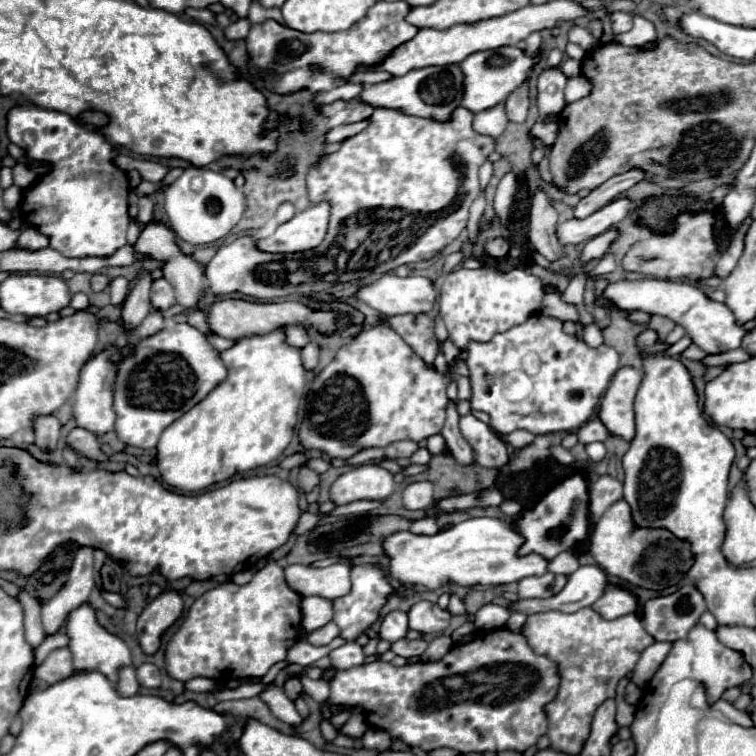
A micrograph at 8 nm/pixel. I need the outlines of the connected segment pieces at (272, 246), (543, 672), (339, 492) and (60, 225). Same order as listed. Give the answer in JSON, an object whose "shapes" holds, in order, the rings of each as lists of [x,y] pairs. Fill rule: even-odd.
{"shapes":[[[[325,202],[309,206],[305,212],[297,212],[289,222],[281,224],[271,236],[255,240],[263,252],[305,252],[317,248],[327,232],[331,208]]],[[[509,628],[479,630],[471,642],[455,644],[441,660],[405,664],[401,668],[389,662],[371,662],[355,666],[351,670],[337,670],[331,680],[331,704],[363,706],[367,720],[375,728],[387,730],[393,738],[399,738],[425,752],[435,748],[453,748],[457,752],[525,752],[535,746],[537,740],[547,734],[549,720],[545,716],[545,704],[557,698],[561,676],[557,664],[549,656],[539,656],[529,648],[523,634]]],[[[363,464],[339,476],[331,486],[331,500],[335,504],[349,504],[355,500],[385,500],[395,490],[393,474],[375,464]]],[[[19,102],[7,112],[7,136],[13,144],[26,150],[29,160],[39,162],[43,166],[49,166],[45,174],[39,174],[35,184],[23,190],[23,200],[19,204],[21,220],[41,234],[49,238],[49,246],[59,250],[63,256],[69,258],[83,258],[83,256],[109,256],[117,248],[127,244],[127,198],[129,198],[129,178],[127,174],[115,164],[117,148],[99,132],[99,128],[109,124],[109,116],[105,112],[87,110],[79,114],[77,118],[55,112],[55,110],[43,110],[29,102]],[[23,136],[37,136],[37,144],[28,148]]]]}

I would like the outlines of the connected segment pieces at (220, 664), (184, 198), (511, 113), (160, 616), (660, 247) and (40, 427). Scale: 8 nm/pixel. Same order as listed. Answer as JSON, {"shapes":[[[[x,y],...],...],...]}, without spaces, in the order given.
{"shapes":[[[[269,562],[257,570],[245,586],[225,582],[189,608],[187,618],[167,644],[165,668],[169,676],[187,682],[197,676],[211,680],[261,678],[267,670],[287,658],[289,648],[299,640],[301,630],[301,596],[289,588],[283,568]]],[[[187,168],[167,190],[165,190],[165,212],[175,234],[193,244],[203,246],[225,238],[231,228],[241,220],[245,208],[245,196],[235,188],[233,180],[213,170]]],[[[523,84],[519,90],[515,90],[507,102],[505,102],[505,112],[507,112],[507,118],[511,122],[523,122],[527,118],[527,112],[529,112],[530,101],[527,98],[527,84]]],[[[177,592],[159,594],[137,618],[137,636],[145,654],[155,654],[161,646],[161,636],[183,614],[183,598]]],[[[679,214],[675,222],[675,230],[667,236],[651,236],[649,240],[637,242],[625,256],[623,268],[629,272],[643,272],[665,280],[685,280],[695,282],[699,278],[713,276],[715,270],[715,254],[717,244],[713,238],[713,214]]],[[[37,416],[33,422],[33,430],[35,430],[35,444],[41,450],[53,452],[57,448],[61,424],[55,416]]]]}

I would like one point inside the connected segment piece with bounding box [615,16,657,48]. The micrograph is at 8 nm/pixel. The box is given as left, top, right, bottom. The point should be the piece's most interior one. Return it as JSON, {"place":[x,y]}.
{"place":[643,31]}

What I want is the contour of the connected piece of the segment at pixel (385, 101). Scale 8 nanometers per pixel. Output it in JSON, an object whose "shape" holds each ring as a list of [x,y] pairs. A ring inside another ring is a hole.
{"shape":[[[449,64],[449,66],[427,66],[419,70],[411,70],[405,76],[391,78],[381,84],[371,84],[365,86],[361,92],[361,100],[379,108],[397,108],[405,114],[411,116],[421,116],[427,120],[437,120],[437,122],[449,122],[453,118],[453,110],[461,106],[461,96],[463,96],[463,72],[459,64]]]}

